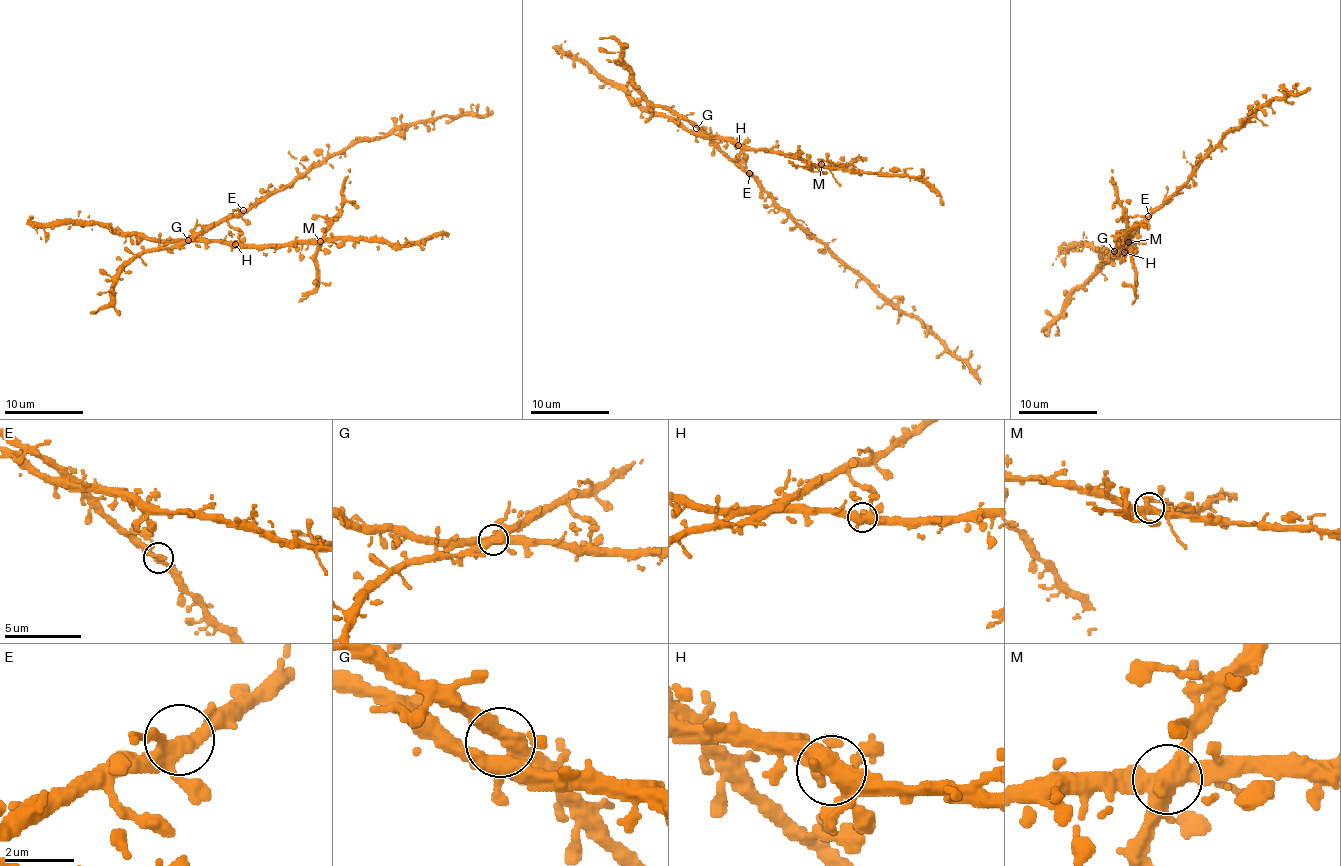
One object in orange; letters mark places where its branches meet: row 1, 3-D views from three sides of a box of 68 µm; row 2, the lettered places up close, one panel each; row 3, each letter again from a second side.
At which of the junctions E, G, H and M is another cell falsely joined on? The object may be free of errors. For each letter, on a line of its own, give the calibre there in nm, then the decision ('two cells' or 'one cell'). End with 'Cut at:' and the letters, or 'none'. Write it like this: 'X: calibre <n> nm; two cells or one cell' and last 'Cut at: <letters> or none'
E: calibre 320 nm; one cell
G: calibre 360 nm; one cell
H: calibre 400 nm; one cell
M: calibre 480 nm; two cells
Cut at: M

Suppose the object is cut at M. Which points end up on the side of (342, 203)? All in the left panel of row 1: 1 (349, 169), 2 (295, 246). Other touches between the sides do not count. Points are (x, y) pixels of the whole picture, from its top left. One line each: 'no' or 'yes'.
1: yes
2: no

